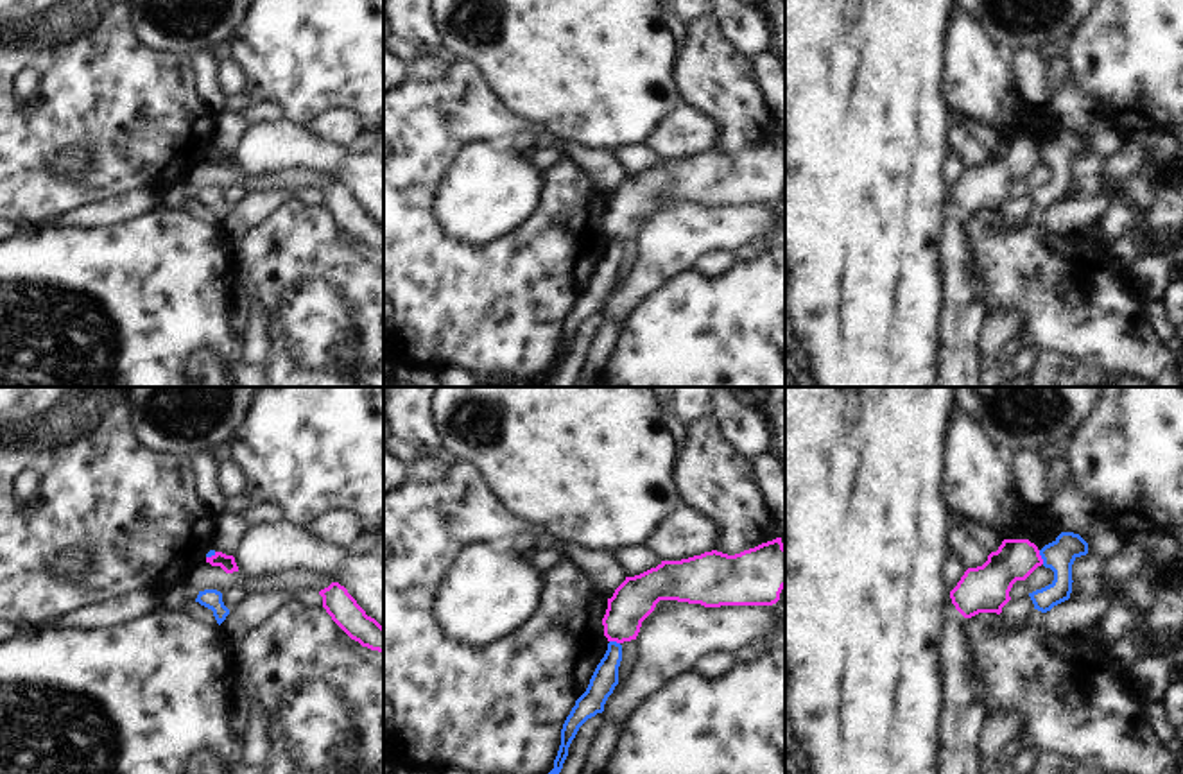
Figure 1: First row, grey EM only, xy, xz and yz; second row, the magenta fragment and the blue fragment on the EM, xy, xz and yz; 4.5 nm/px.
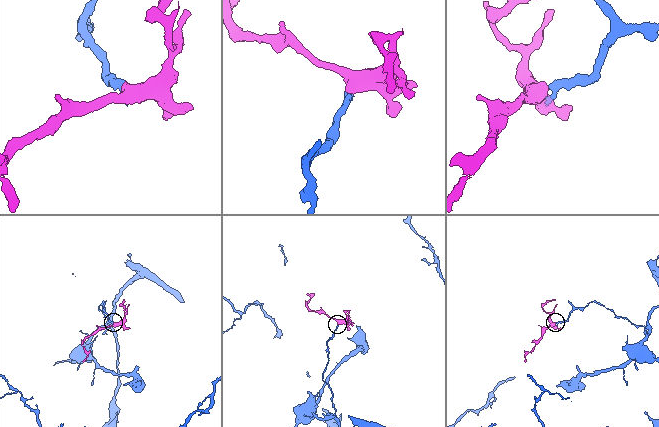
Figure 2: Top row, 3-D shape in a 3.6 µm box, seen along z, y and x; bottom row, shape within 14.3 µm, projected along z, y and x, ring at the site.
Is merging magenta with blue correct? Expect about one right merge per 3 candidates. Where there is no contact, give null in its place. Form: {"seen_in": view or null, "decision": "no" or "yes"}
{"seen_in": "yz", "decision": "no"}

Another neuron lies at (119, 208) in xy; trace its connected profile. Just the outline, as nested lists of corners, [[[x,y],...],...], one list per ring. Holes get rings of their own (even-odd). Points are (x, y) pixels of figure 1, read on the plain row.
[[[163,188],[147,192],[136,190],[125,195],[115,195],[104,202],[95,202],[91,206],[81,206],[77,210],[68,210],[50,222],[54,228],[81,228],[95,229],[108,228],[111,224],[122,224],[136,217],[145,215],[151,210],[161,208]]]

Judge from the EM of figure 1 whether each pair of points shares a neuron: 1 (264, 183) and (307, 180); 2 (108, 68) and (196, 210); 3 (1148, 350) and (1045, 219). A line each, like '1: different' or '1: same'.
1: same
2: different
3: different

